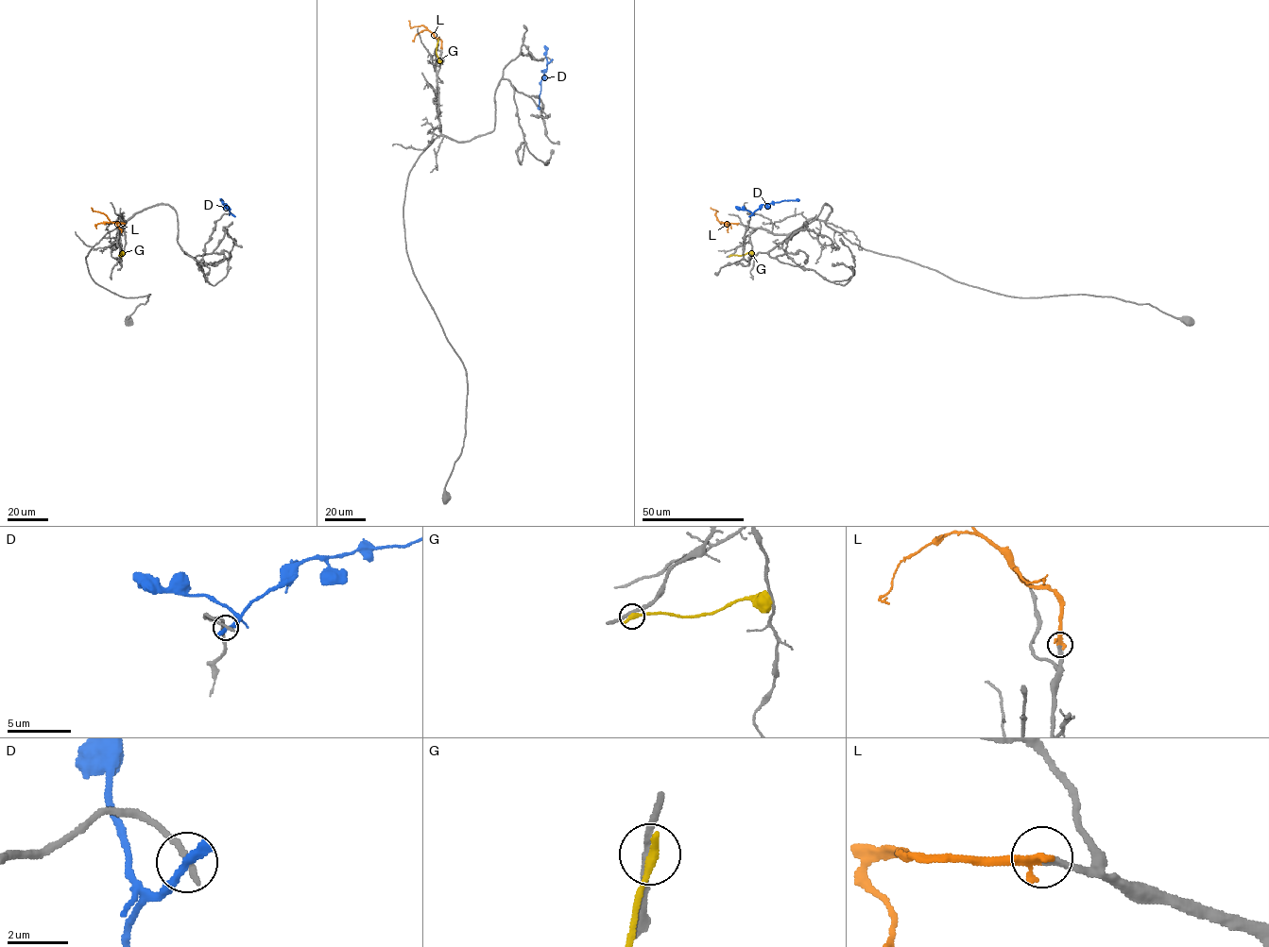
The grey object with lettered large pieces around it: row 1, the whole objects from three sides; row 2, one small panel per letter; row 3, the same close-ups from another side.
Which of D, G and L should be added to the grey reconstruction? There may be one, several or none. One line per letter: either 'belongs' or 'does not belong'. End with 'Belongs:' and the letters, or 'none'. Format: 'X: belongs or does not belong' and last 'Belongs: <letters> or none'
D: does not belong
G: does not belong
L: belongs
Belongs: L

